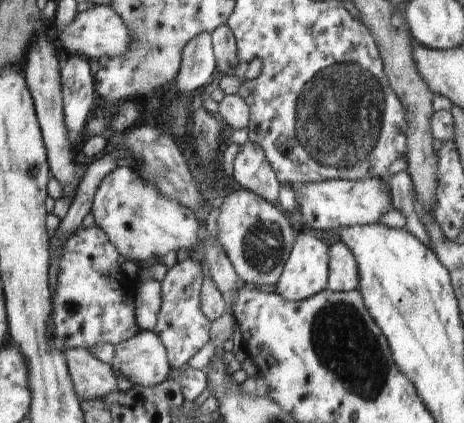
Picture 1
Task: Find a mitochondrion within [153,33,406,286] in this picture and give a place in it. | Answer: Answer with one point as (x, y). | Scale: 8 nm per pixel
(338, 115)

